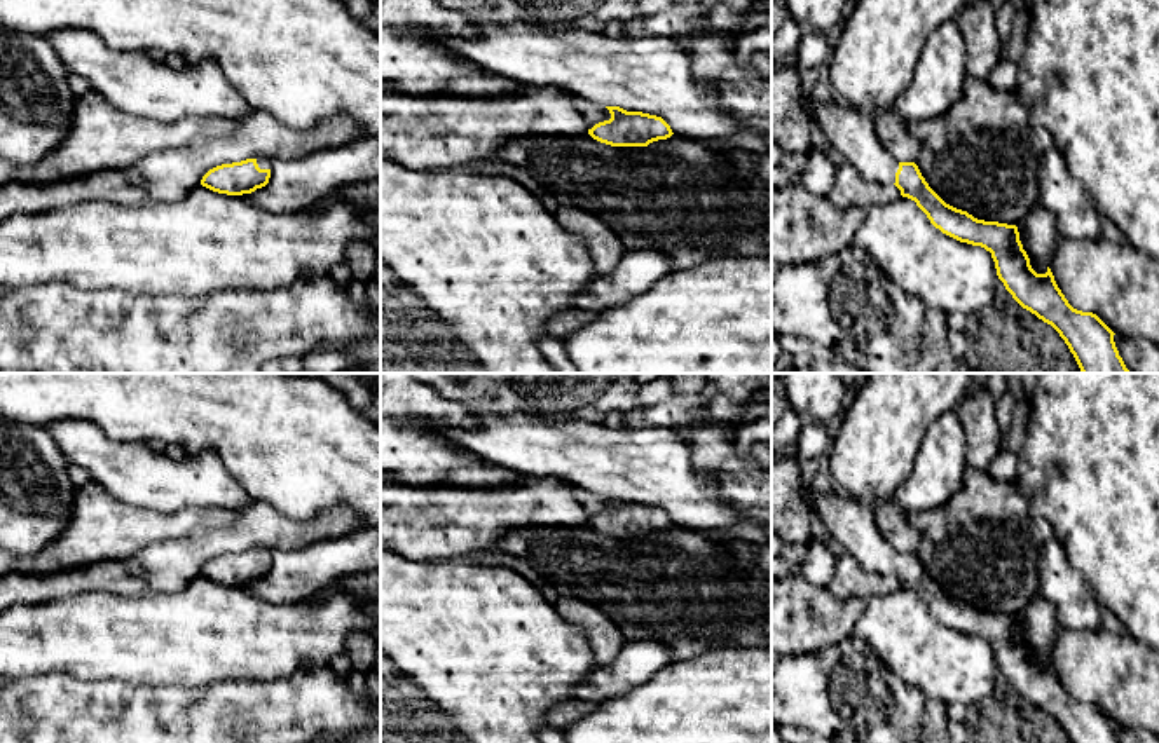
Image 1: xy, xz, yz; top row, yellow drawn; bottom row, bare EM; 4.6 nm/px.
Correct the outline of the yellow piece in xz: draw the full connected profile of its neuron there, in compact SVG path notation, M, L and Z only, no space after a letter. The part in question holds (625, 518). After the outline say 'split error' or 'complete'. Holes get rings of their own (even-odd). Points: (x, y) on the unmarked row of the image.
M620 497L606 499L611 509L588 520L588 525L600 534L611 537L648 537L653 532L667 530L674 525L662 508L627 502Z; complete

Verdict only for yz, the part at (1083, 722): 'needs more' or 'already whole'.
needs more

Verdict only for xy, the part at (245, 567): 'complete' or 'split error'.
split error

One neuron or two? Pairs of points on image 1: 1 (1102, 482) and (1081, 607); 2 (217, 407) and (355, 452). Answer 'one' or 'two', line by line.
1: two
2: one

